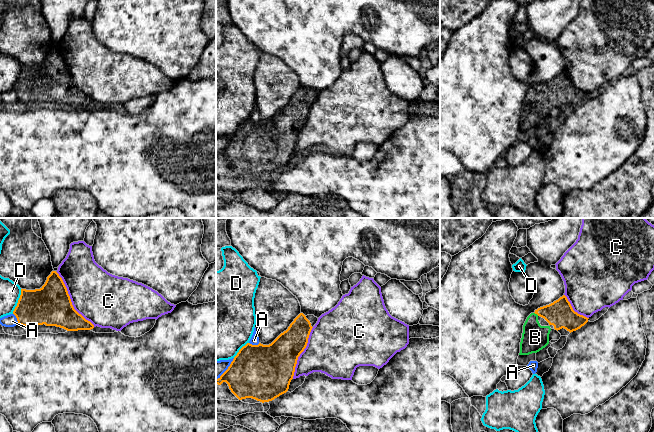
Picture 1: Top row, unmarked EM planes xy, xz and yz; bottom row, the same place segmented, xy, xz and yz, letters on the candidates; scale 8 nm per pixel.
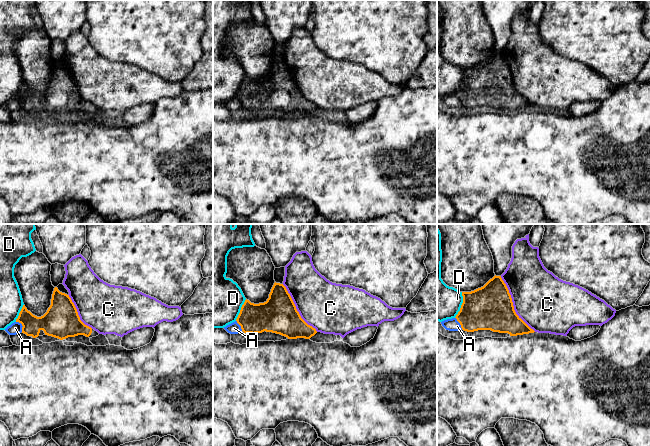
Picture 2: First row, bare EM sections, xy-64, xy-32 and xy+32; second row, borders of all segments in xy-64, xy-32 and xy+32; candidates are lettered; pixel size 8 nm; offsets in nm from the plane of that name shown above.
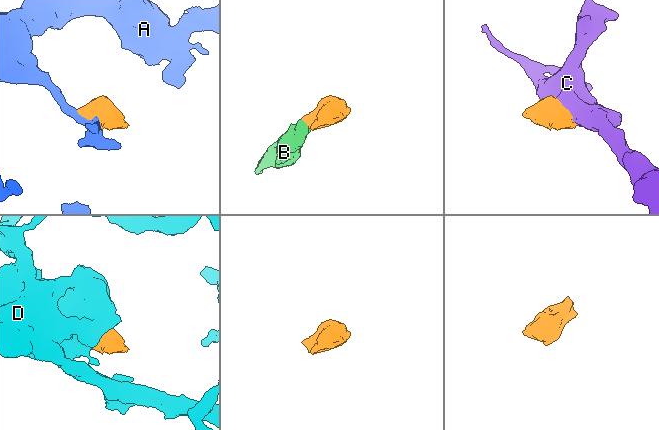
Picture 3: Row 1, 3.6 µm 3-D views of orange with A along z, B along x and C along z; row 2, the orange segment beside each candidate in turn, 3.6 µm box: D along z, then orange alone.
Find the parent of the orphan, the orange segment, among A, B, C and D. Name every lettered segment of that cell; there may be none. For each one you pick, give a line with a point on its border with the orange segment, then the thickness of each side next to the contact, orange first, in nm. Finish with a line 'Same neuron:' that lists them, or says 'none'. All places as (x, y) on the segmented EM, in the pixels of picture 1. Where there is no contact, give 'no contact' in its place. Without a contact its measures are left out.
B: yz (536, 313) | 220/220 nm
Same neuron: B

